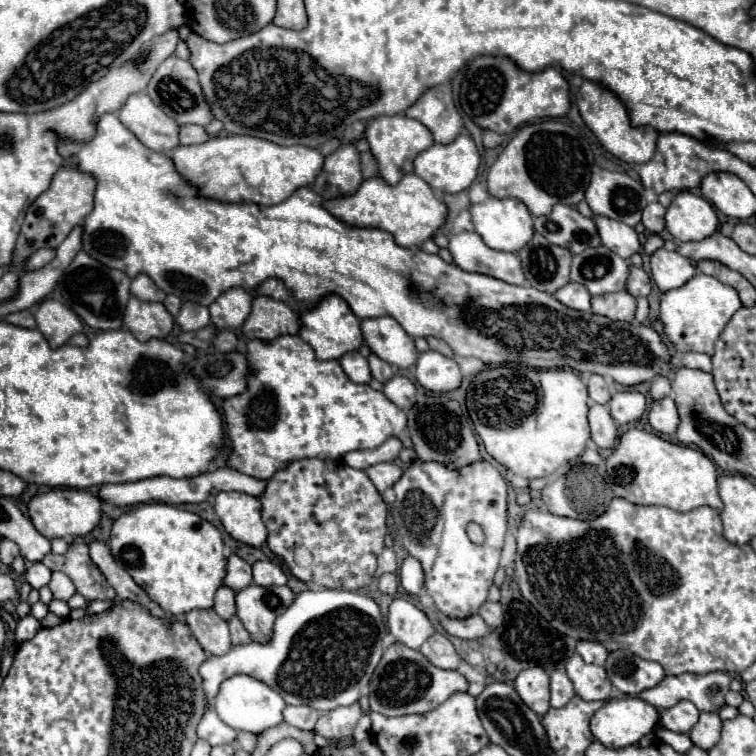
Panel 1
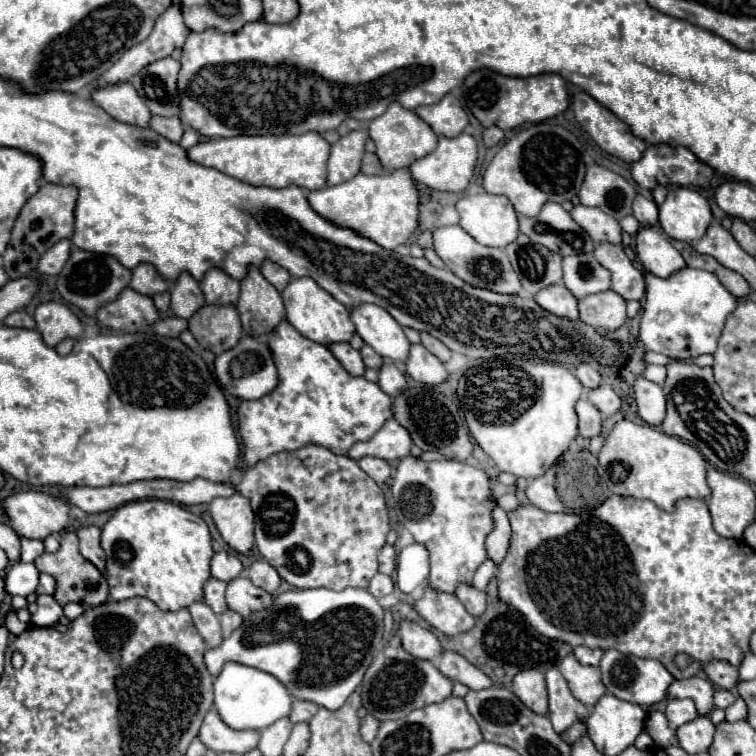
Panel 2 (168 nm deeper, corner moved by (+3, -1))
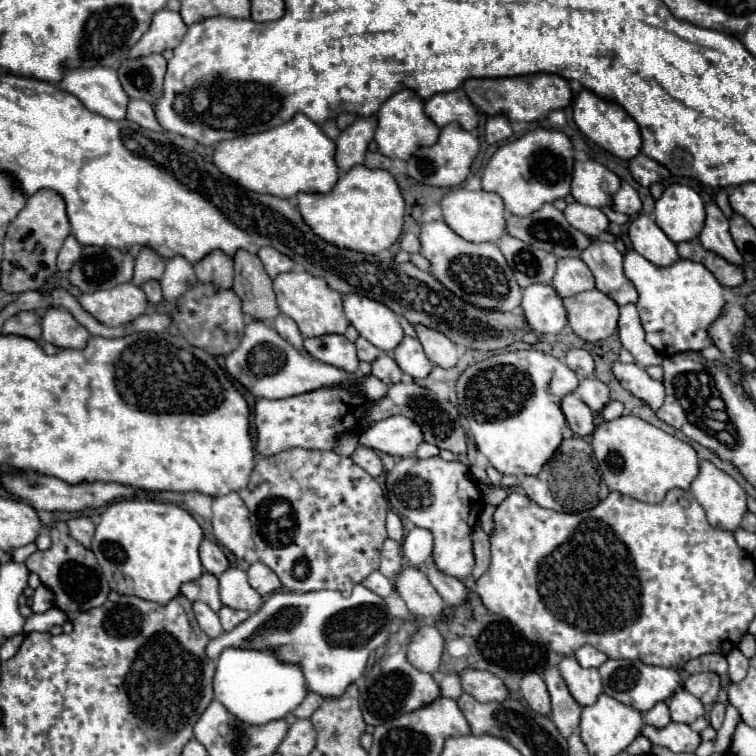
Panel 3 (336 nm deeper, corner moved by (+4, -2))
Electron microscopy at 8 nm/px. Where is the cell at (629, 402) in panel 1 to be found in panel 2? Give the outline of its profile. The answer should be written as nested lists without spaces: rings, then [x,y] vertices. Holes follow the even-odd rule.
[[[599,385],[597,389],[591,389],[587,395],[589,395],[589,401],[603,413],[603,417],[613,417],[623,403],[619,395],[607,385]]]

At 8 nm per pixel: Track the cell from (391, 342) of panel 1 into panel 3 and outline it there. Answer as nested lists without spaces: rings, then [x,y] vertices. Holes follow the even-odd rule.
[[[360,294],[344,296],[344,314],[350,324],[380,350],[394,350],[404,332],[396,314],[382,302],[370,300]]]

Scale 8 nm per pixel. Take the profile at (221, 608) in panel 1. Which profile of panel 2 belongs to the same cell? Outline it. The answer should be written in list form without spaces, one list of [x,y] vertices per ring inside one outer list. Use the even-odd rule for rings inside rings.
[[[209,579],[205,585],[205,603],[219,615],[227,611],[227,601],[225,601],[225,589],[227,583],[219,579]]]

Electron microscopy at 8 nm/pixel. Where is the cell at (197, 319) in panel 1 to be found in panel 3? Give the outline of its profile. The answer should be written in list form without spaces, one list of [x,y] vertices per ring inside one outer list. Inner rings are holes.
[[[182,256],[170,258],[166,262],[164,276],[160,278],[164,300],[168,300],[168,302],[176,300],[194,282],[196,282],[196,274],[194,274],[192,264],[186,258],[182,258]]]

